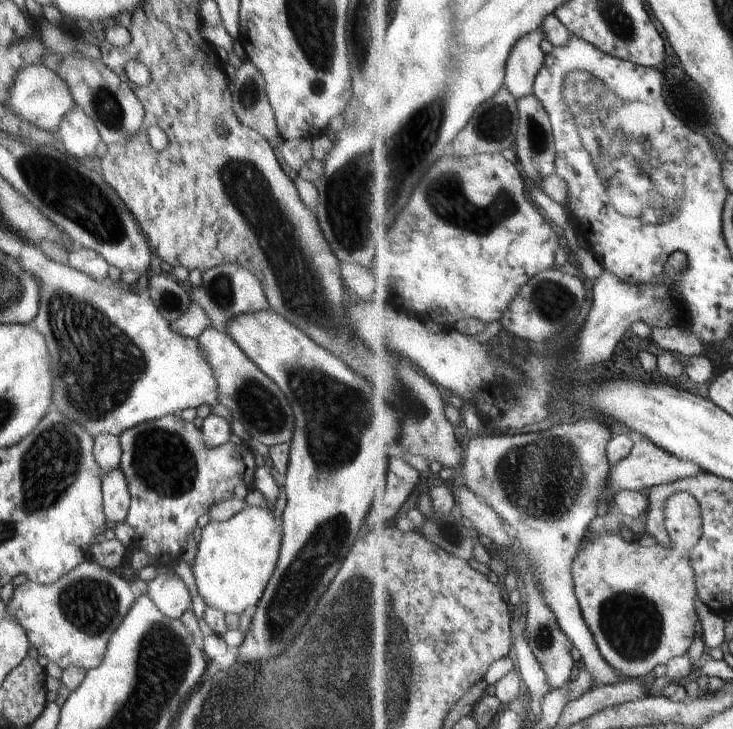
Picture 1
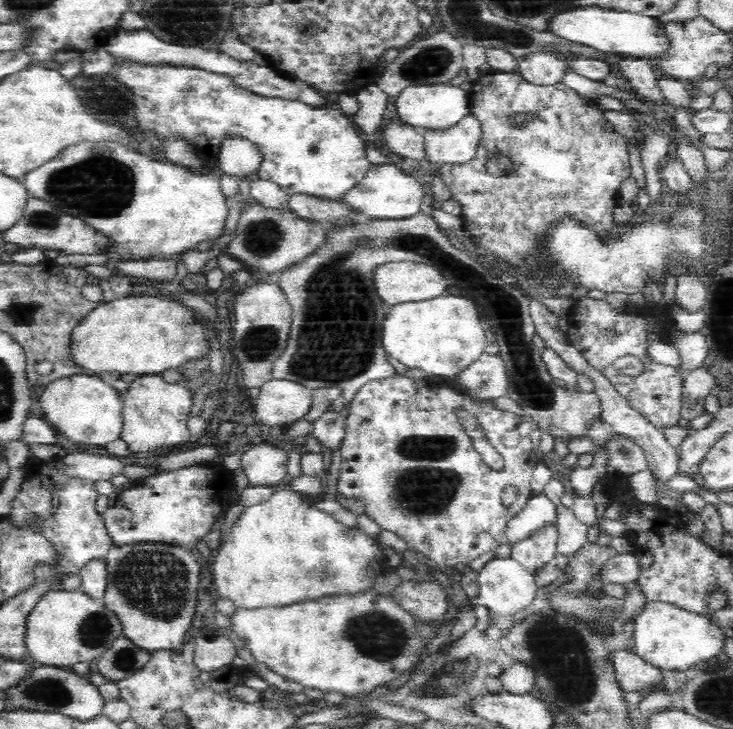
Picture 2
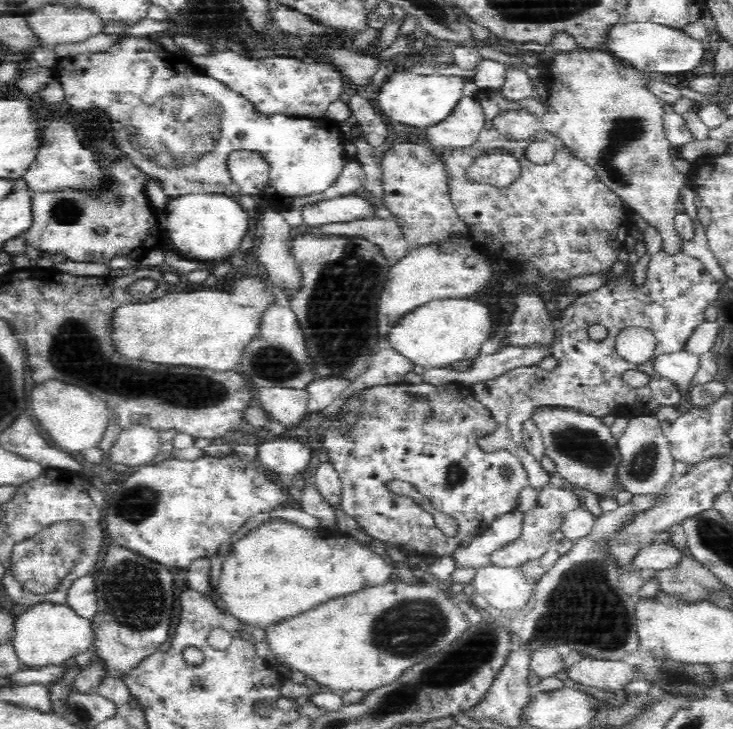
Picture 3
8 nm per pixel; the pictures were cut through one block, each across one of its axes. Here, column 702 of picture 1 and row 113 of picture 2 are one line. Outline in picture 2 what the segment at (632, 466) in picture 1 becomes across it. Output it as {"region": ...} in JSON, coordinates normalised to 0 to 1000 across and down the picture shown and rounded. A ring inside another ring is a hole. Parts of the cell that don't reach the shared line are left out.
{"region":[[[641,152],[622,170],[578,181],[583,225],[628,225],[644,219],[649,211],[659,176],[655,165]]]}

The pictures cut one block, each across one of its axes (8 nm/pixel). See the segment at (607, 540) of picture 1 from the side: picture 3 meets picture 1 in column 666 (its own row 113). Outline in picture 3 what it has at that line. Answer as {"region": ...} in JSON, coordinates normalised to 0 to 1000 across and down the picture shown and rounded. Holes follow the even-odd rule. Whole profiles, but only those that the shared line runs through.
{"region":[[[790,63],[789,66],[775,70],[774,73],[746,74],[742,80],[748,82],[746,92],[738,96],[745,126],[748,126],[748,133],[745,137],[745,159],[734,165],[734,162],[723,159],[723,156],[720,156],[720,154],[715,154],[715,151],[704,151],[704,154],[688,154],[688,156],[682,156],[681,162],[677,162],[674,167],[679,182],[685,184],[685,187],[690,187],[690,189],[698,189],[698,192],[723,189],[723,187],[726,187],[726,184],[731,184],[734,178],[745,178],[756,184],[769,196],[769,200],[779,206],[779,210],[783,214],[794,218],[799,225],[802,225],[802,229],[808,230],[808,233],[813,237],[813,241],[816,241],[819,246],[819,250],[824,251],[827,258],[832,259],[832,262],[836,265],[840,265],[840,267],[843,267],[850,274],[855,284],[873,294],[884,303],[885,309],[895,311],[895,316],[900,320],[900,324],[905,329],[903,340],[909,346],[925,347],[925,343],[928,343],[928,339],[925,339],[928,325],[925,325],[925,320],[922,318],[920,310],[922,295],[921,283],[926,273],[928,259],[936,252],[937,248],[933,237],[928,237],[922,229],[920,229],[920,218],[922,217],[917,217],[917,213],[914,213],[911,191],[909,191],[907,180],[905,178],[905,159],[909,156],[906,154],[907,140],[892,125],[889,125],[889,118],[892,118],[895,111],[889,110],[887,104],[881,104],[881,97],[862,92],[861,89],[846,82],[836,73],[832,73],[829,69],[820,64],[802,66]]]}

